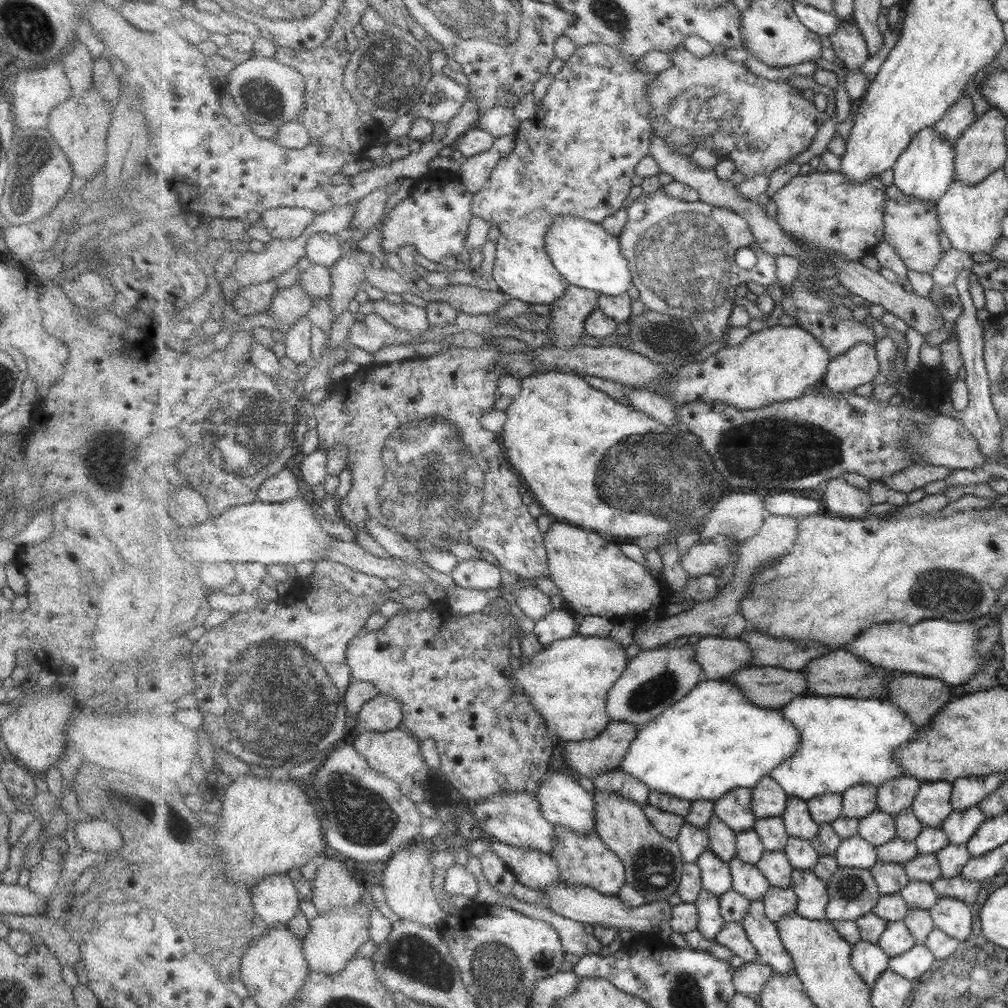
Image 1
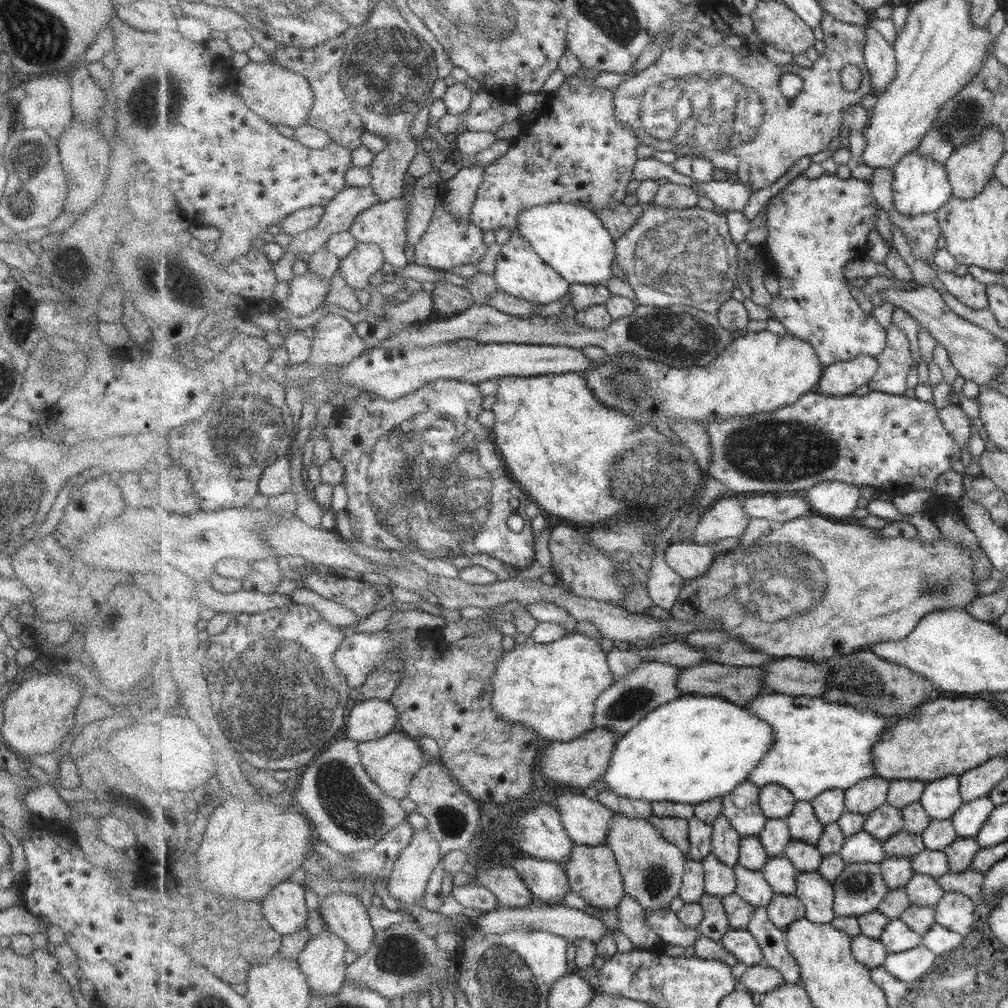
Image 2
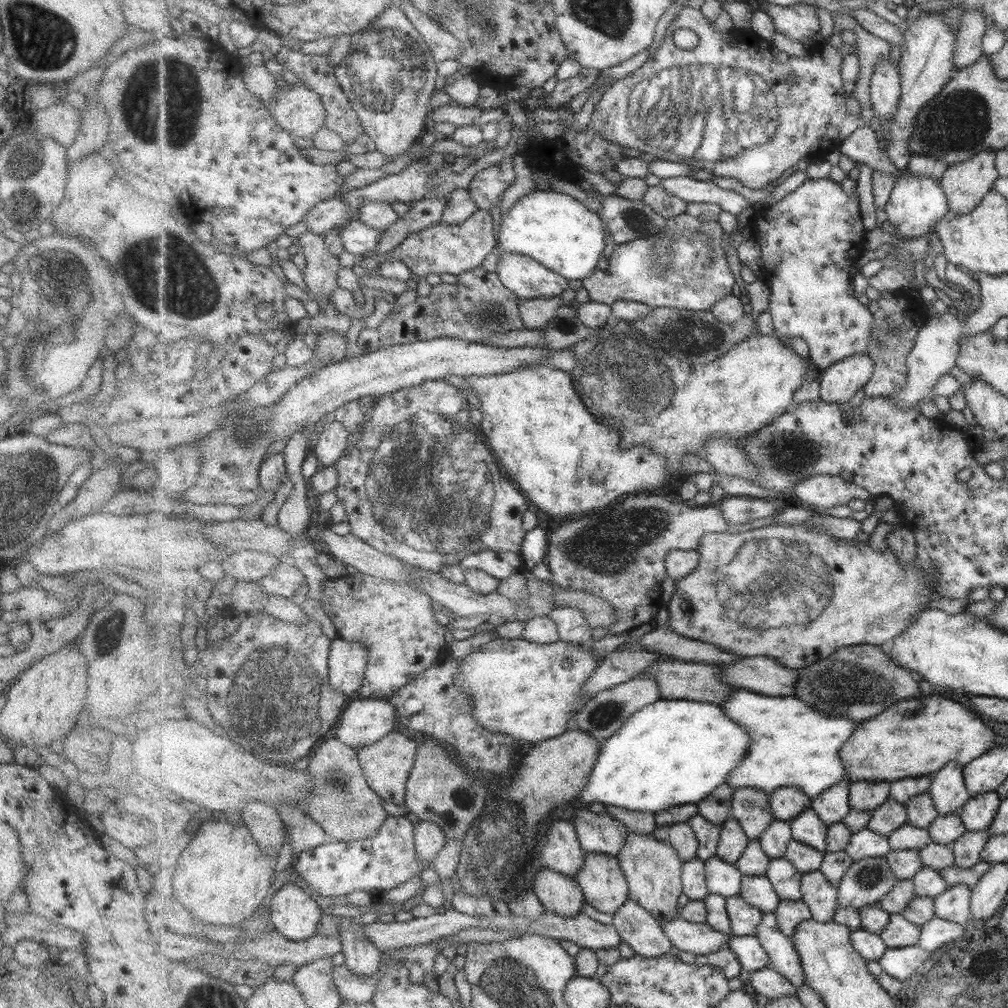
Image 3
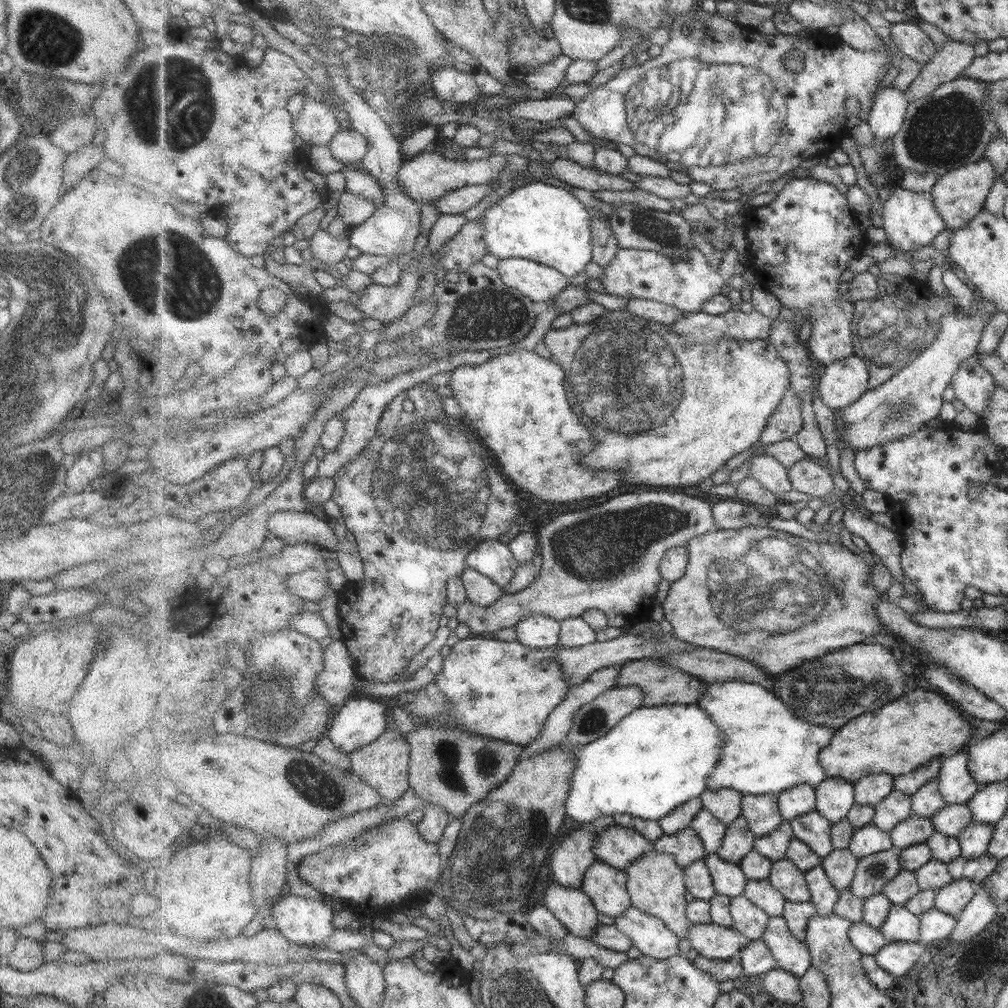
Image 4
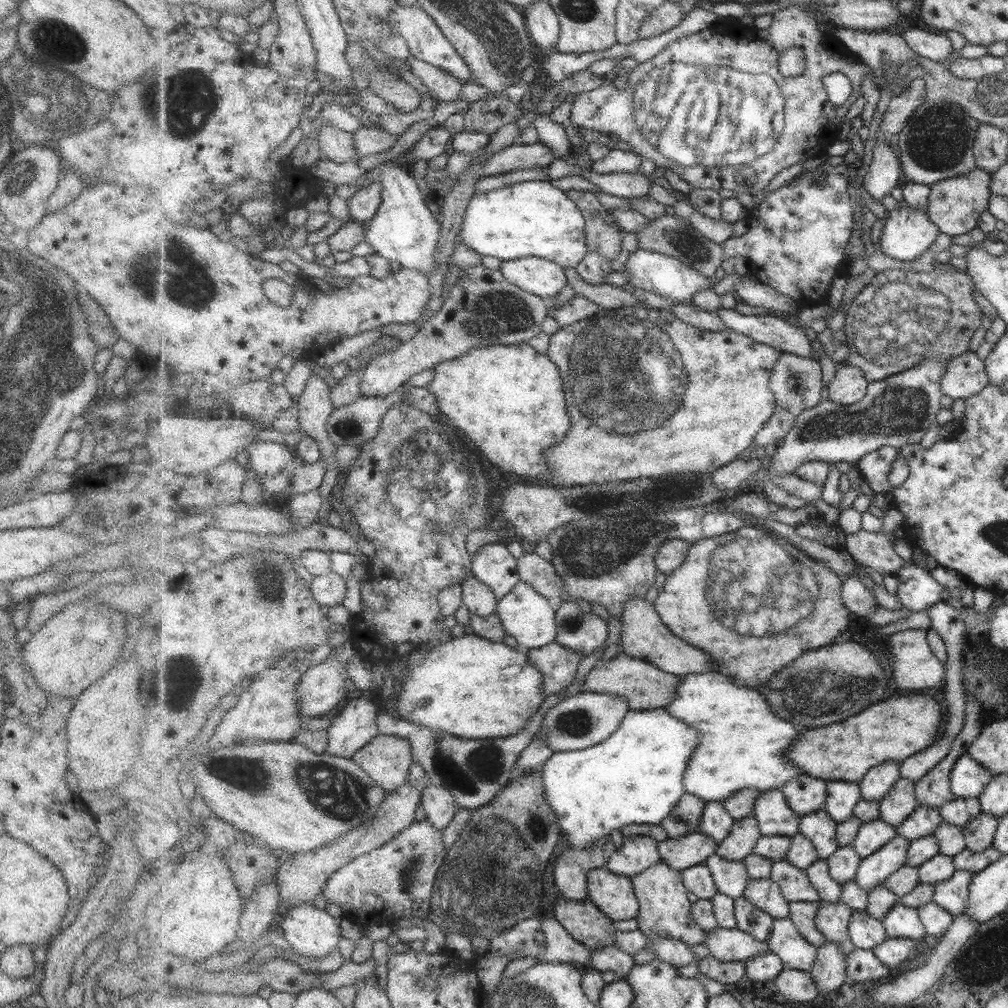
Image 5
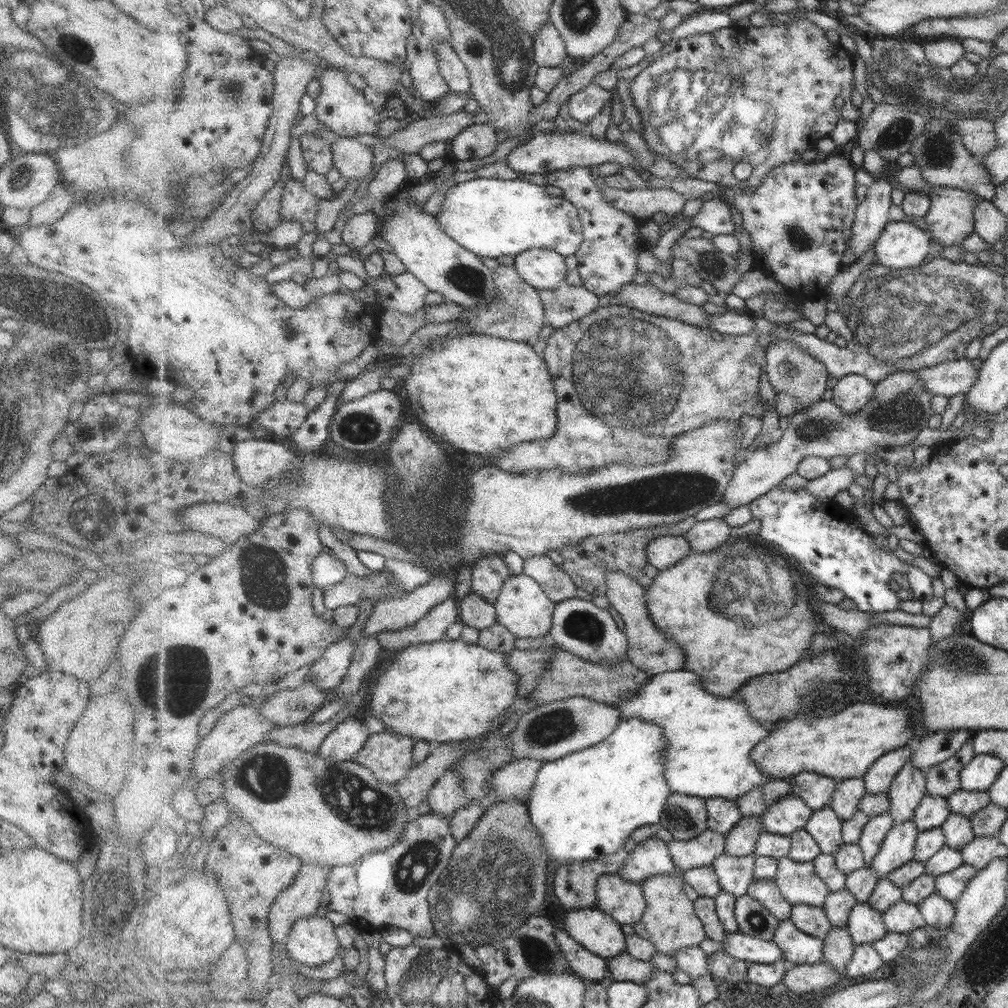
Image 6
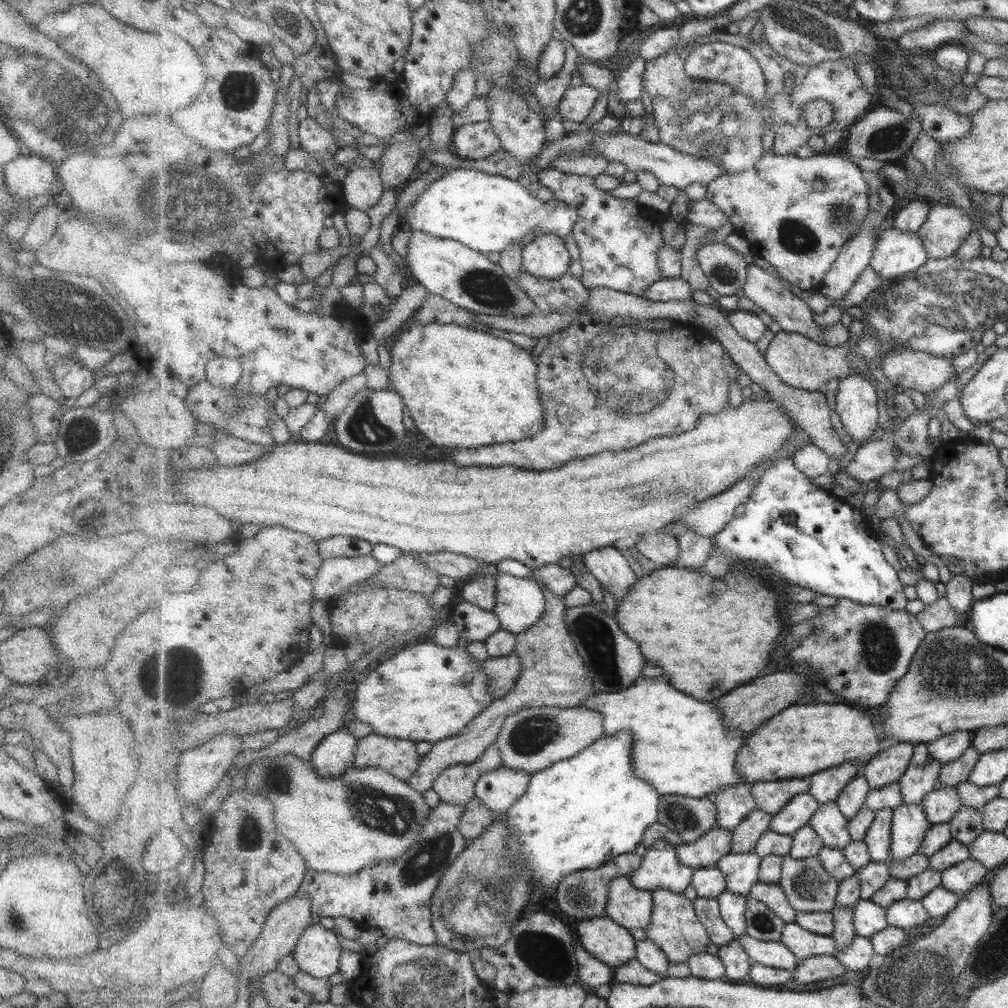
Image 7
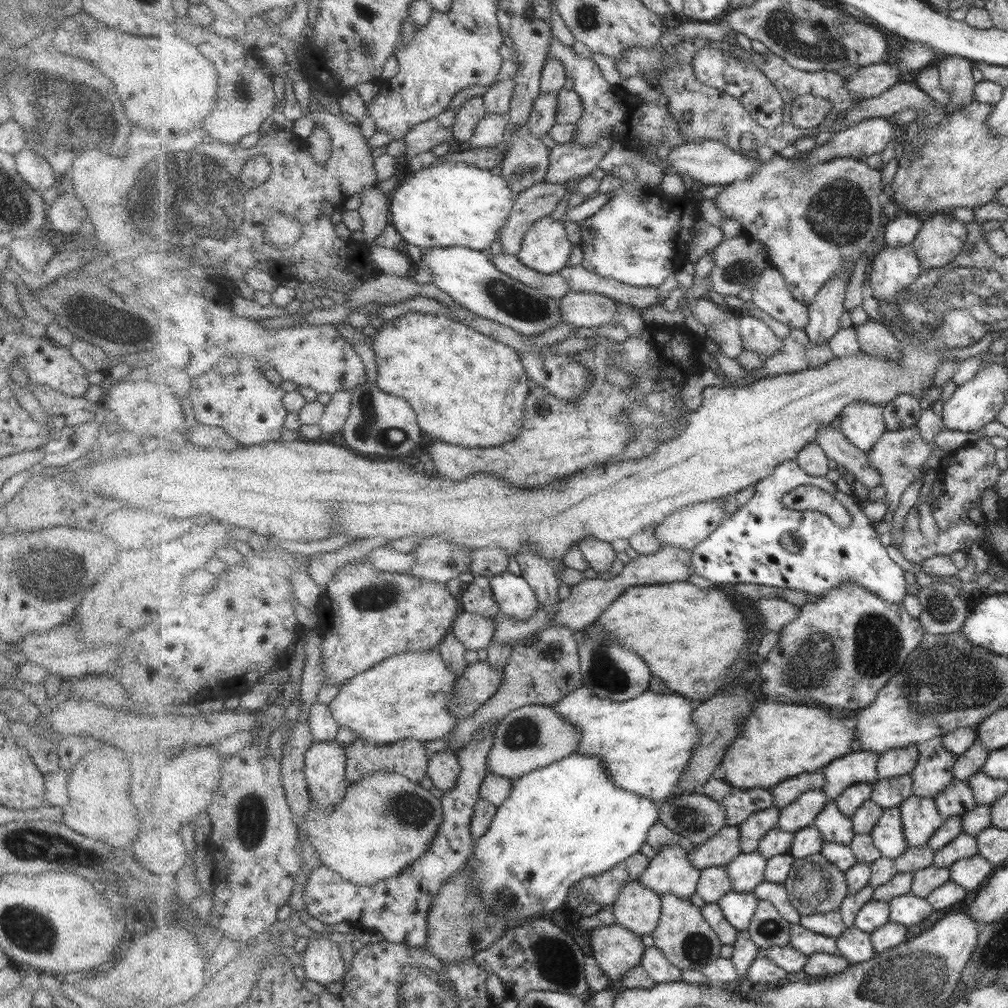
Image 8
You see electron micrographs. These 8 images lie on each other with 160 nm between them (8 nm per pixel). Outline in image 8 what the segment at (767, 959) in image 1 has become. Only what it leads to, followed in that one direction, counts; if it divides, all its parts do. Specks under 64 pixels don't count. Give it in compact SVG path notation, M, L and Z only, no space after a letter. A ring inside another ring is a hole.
M801 924L792 925L790 945L801 954L811 957L817 953L838 955L838 939L811 932Z

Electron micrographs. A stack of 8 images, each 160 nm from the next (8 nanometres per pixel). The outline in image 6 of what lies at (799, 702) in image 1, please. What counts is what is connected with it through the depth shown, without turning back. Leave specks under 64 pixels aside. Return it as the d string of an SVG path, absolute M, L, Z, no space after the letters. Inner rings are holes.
M687 669L676 672L665 672L651 678L647 685L637 688L637 693L623 699L617 710L621 712L622 720L633 717L653 721L663 728L663 736L669 742L664 757L666 758L666 777L673 793L692 796L699 799L726 799L738 801L741 796L749 794L754 788L767 784L774 776L761 772L761 767L751 760L753 748L769 739L773 732L773 724L763 724L758 721L747 708L747 704L739 696L721 698L707 692L699 674Z

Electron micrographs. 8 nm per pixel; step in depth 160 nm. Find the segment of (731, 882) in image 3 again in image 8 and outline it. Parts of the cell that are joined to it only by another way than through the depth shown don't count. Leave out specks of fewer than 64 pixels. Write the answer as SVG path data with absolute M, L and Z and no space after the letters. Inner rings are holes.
M757 850L736 856L726 867L735 891L753 893L765 880L768 860Z

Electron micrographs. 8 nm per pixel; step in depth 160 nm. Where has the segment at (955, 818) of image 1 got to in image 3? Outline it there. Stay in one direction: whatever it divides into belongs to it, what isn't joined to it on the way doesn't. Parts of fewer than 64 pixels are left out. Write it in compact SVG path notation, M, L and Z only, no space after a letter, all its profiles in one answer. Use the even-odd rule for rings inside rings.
M996 791L971 796L971 800L959 811L964 829L969 832L979 832L991 826L1000 802L1001 798L997 796Z

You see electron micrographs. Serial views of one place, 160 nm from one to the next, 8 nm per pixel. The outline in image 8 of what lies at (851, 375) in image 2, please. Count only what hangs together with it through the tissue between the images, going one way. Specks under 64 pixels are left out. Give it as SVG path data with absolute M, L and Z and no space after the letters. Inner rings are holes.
M869 401L848 404L840 414L840 428L845 436L865 453L868 453L888 430L884 406Z

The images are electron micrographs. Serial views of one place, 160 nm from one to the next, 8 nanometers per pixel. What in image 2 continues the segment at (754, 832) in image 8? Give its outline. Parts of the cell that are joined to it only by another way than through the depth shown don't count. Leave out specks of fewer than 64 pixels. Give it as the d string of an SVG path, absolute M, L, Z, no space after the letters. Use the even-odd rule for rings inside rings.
M721 815L712 824L712 853L716 854L726 865L734 867L740 859L740 848L743 836L733 828L730 820Z

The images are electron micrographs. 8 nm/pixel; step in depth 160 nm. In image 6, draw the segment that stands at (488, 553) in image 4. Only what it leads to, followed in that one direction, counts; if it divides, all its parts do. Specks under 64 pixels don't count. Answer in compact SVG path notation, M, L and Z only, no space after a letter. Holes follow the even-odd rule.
M488 554L472 563L471 591L494 603L503 590L505 581L512 577L504 555Z

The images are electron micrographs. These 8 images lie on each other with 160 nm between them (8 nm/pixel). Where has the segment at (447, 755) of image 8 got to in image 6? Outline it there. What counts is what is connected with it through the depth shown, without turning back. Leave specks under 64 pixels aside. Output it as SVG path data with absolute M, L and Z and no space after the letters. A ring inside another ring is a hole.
M450 769L429 791L430 812L451 819L465 804L470 802L464 788L460 785L460 772Z

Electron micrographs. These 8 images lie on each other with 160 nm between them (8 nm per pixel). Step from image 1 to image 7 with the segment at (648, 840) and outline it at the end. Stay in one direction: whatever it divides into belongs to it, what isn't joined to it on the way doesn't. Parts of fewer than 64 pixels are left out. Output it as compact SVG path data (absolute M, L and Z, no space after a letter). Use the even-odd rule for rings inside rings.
M666 888L652 890L654 898L651 924L644 928L647 938L654 940L667 954L671 962L688 962L691 956L707 952L710 939L708 928L700 921L694 901L683 893L676 893Z

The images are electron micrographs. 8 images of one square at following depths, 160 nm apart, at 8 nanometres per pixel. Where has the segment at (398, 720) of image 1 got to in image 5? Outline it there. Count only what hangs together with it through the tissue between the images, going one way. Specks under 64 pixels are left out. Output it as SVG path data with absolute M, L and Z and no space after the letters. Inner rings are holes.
M370 696L346 701L342 705L342 711L331 720L329 730L329 745L326 752L333 756L351 759L356 752L361 751L377 736L380 736L380 724L378 723L379 710L377 704L371 702Z

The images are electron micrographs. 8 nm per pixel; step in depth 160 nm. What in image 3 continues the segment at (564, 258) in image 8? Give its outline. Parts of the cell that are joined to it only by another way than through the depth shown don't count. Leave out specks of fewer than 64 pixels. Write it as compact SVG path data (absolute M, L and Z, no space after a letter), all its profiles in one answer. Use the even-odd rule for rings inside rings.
M500 254L497 274L520 299L560 296L569 288L568 278L523 254Z

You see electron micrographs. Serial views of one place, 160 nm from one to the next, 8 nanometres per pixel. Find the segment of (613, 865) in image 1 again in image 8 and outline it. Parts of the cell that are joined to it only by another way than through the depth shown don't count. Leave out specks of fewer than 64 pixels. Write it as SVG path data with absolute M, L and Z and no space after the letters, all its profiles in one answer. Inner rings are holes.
M639 880L628 882L614 904L617 923L639 936L652 932L660 923L662 913L661 894L645 888Z

